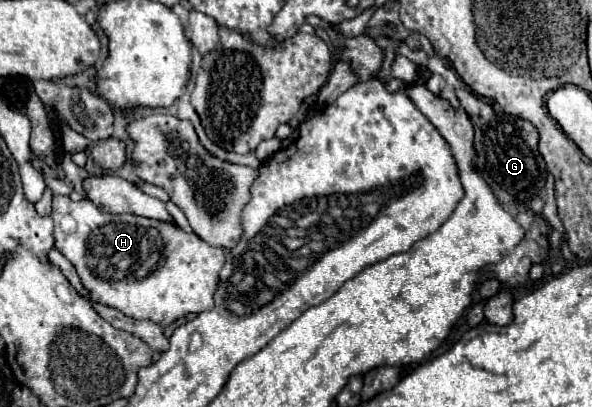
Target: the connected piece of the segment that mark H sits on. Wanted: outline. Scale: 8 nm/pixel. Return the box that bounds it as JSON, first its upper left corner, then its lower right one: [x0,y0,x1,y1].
[51,195,225,327]

